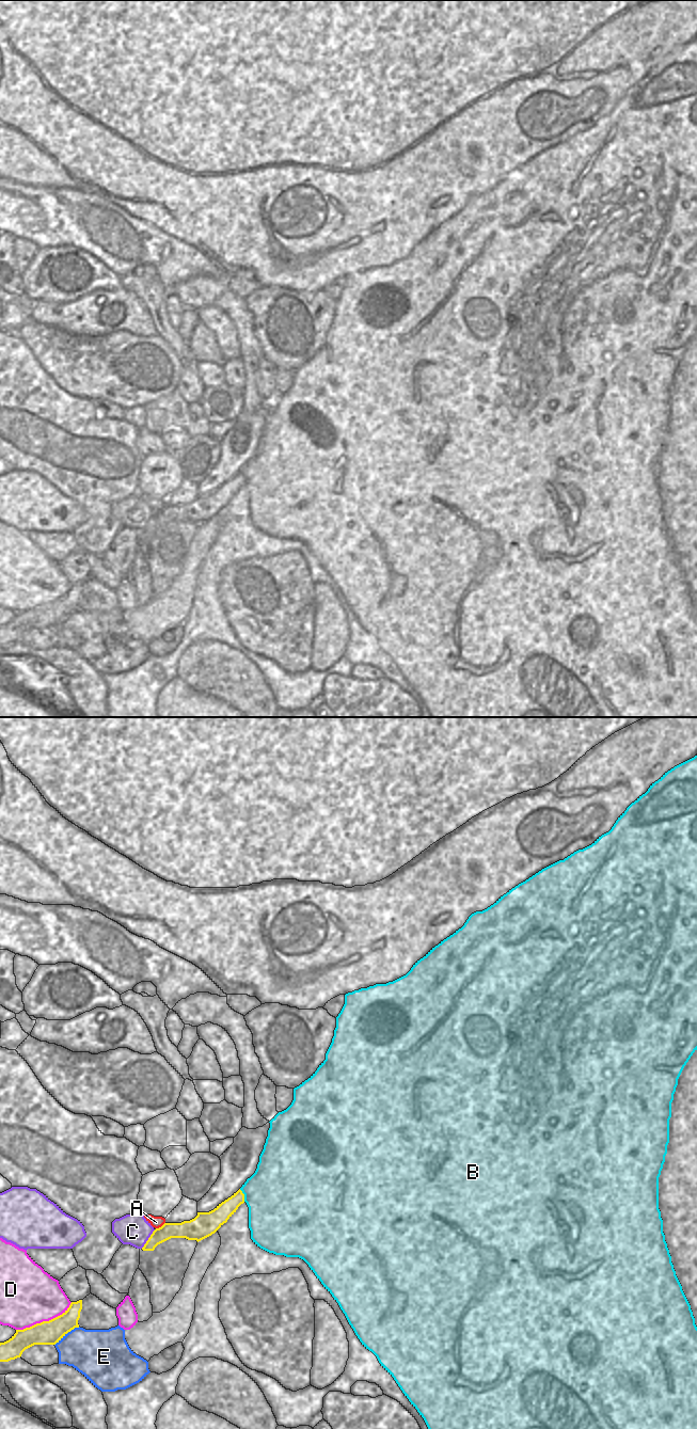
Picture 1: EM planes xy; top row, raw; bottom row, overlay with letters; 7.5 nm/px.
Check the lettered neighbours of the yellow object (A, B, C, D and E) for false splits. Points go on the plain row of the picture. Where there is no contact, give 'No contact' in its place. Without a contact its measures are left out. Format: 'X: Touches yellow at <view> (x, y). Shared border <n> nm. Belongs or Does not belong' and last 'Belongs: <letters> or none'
A: Touches yellow at xy (161, 509). Shared border 90 nm. Does not belong
B: Touches yellow at xy (243, 478). Shared border 100 nm. Does not belong
C: Touches yellow at xy (148, 522). Shared border 180 nm. Does not belong
D: Touches yellow at xy (44, 604). Shared border 480 nm. Does not belong
E: Touches yellow at xy (66, 616). Shared border 240 nm. Does not belong
Belongs: none

